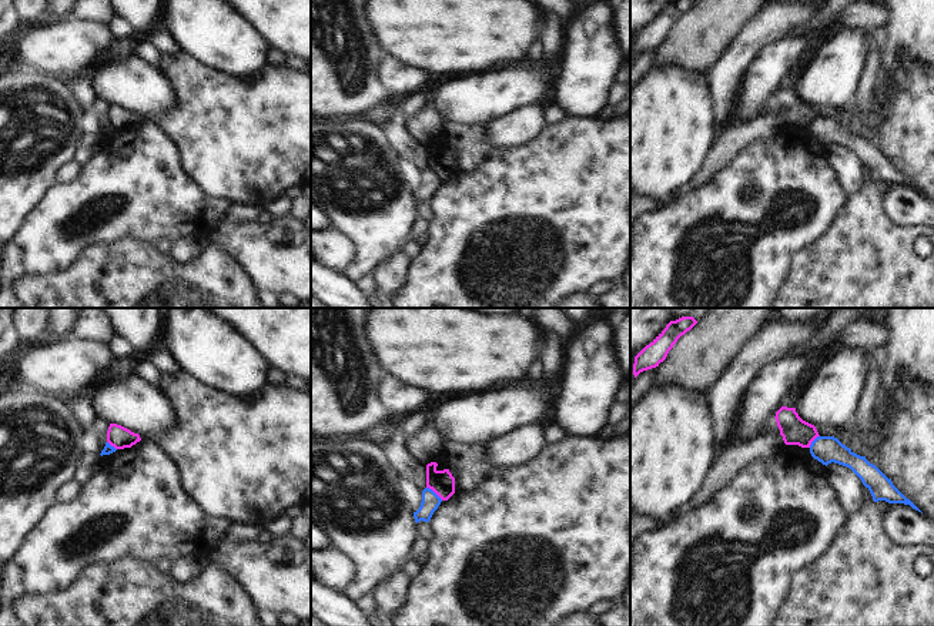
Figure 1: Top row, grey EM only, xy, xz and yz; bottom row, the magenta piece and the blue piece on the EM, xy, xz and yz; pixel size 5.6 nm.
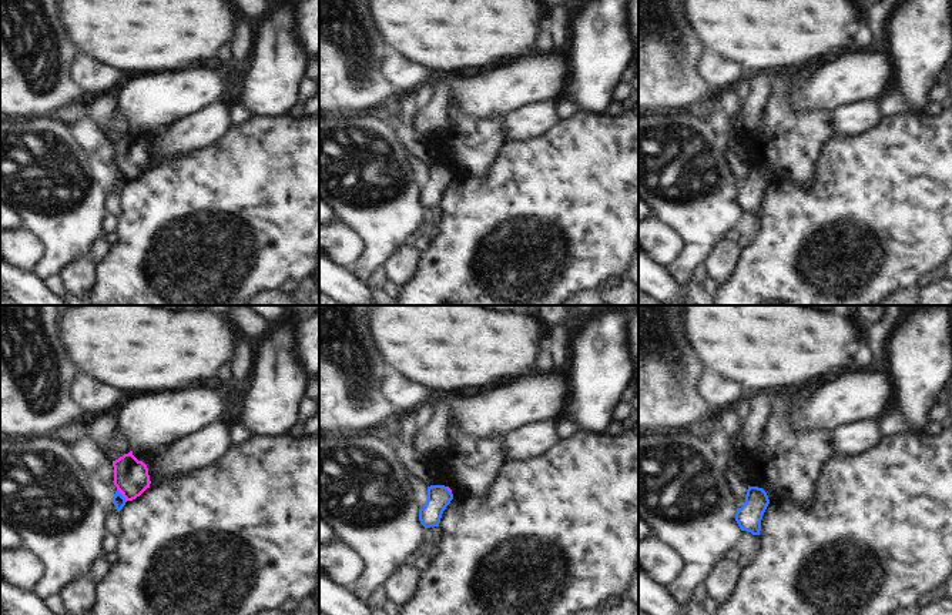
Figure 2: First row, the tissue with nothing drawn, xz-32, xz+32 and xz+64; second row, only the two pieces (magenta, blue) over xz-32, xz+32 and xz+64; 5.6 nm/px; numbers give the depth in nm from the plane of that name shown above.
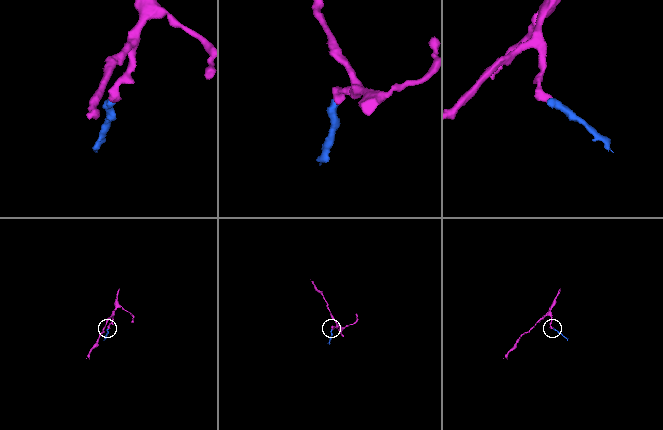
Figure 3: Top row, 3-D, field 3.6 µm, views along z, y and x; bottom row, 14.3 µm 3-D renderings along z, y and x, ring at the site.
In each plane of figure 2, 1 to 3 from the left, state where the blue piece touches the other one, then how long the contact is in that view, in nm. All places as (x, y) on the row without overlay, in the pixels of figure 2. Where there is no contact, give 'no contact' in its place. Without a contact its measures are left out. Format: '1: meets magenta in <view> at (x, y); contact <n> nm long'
1: meets magenta in xz-32 at (123, 176); contact 90 nm long
2: meets magenta in xz+32 at (448, 169); contact 50 nm long
3: no contact

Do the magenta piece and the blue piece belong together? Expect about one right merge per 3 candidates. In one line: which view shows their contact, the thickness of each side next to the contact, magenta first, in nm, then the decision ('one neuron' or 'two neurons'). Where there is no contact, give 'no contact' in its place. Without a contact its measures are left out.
meets magenta in xz; 140 nm thick on the magenta side, 100 nm on the other; two neurons

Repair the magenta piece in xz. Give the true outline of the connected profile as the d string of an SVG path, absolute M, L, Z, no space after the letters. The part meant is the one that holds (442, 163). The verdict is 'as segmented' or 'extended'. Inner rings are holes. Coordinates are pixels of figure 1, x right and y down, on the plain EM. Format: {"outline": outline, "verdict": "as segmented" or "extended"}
{"outline": "M438 144L426 145L426 168L432 170L442 181L448 181L455 174L455 158L449 150L438 151Z", "verdict": "as segmented"}

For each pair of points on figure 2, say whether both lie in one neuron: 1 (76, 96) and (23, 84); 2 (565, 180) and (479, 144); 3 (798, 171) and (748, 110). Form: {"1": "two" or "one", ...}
{"1": "one", "2": "two", "3": "two"}

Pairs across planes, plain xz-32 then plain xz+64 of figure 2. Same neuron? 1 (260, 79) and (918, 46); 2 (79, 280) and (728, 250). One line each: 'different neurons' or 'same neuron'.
1: same neuron
2: same neuron

